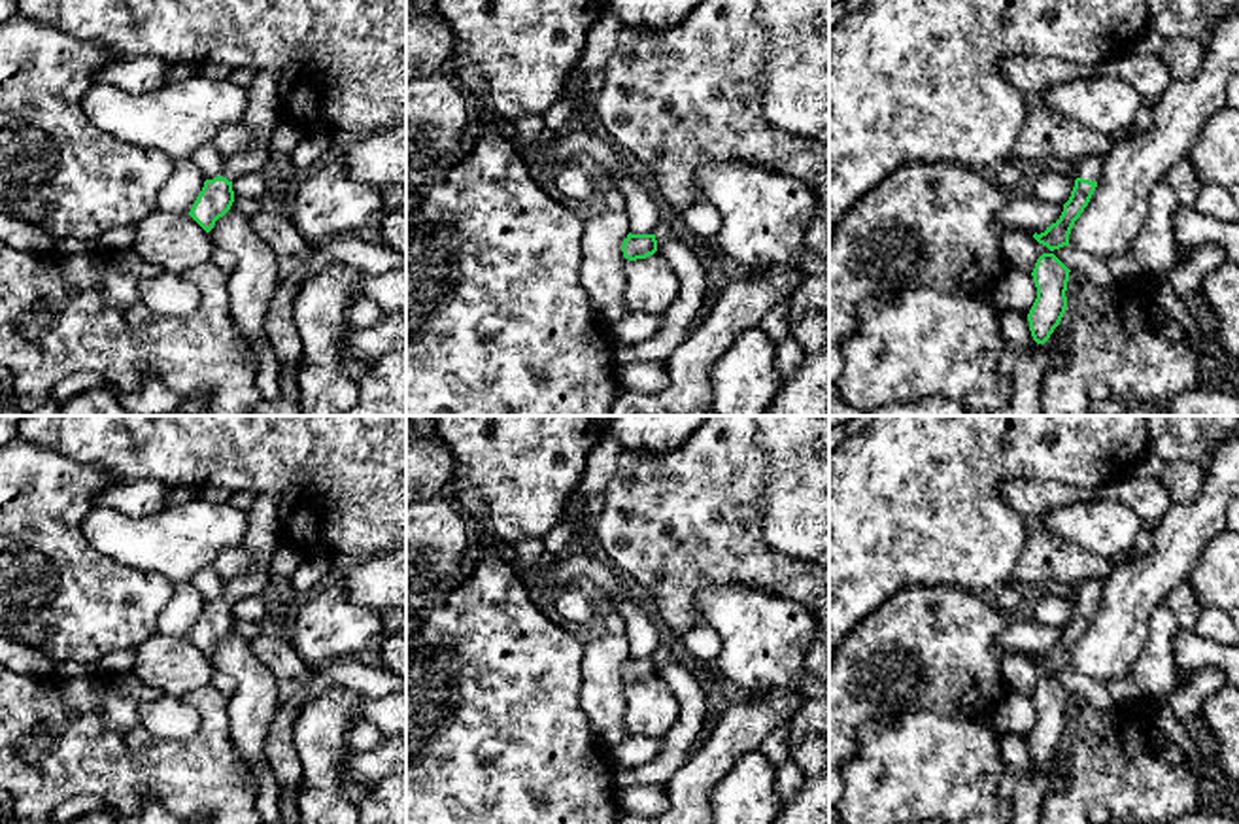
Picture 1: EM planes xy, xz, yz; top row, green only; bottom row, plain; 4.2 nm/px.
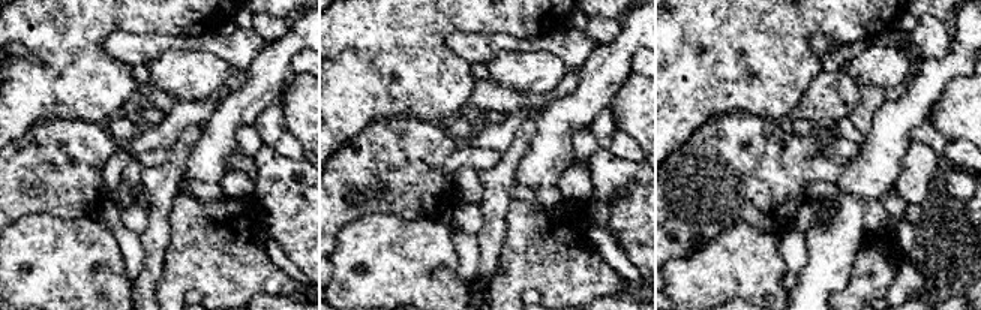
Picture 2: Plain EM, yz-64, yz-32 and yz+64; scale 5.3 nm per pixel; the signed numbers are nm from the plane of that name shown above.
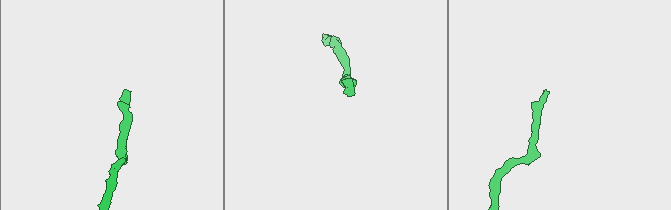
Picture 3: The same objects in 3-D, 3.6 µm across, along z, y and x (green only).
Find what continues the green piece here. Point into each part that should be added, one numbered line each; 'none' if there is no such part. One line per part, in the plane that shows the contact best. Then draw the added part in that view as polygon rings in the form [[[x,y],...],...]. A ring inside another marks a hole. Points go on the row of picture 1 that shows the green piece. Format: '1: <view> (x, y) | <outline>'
1: yz (1088, 167) | [[[1088,155],[1077,161],[1077,178],[1099,181],[1101,180],[1103,157]]]

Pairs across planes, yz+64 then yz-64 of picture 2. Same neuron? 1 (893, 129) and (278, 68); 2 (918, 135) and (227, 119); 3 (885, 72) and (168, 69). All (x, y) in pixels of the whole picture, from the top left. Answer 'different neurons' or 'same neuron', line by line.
1: same neuron
2: different neurons
3: same neuron

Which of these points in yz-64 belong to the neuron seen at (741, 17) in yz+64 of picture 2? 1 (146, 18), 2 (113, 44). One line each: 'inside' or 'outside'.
1: inside
2: outside

